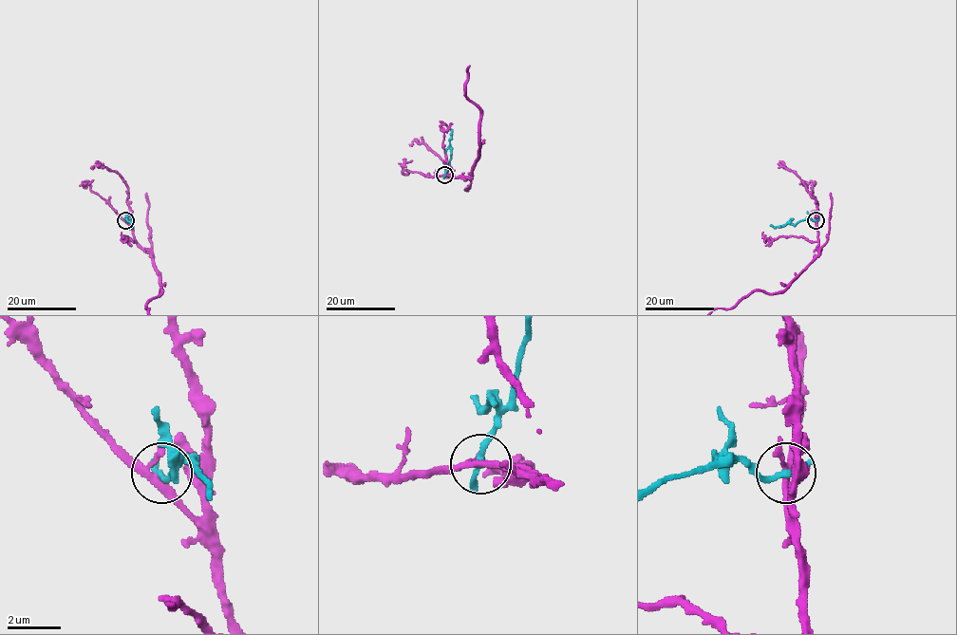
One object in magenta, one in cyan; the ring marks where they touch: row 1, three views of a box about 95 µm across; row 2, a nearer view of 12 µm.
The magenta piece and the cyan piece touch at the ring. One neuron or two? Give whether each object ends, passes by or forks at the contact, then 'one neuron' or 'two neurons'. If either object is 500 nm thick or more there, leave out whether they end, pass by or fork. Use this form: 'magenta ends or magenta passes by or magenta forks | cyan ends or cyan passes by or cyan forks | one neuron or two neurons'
magenta forks | cyan ends | two neurons

